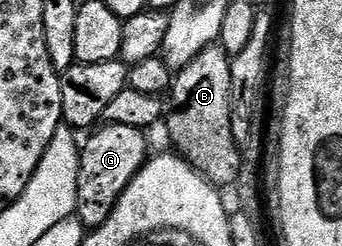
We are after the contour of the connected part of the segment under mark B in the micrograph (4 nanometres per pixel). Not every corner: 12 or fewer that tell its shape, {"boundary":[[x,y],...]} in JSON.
{"boundary":[[205,47],[171,82],[174,152],[216,187],[245,158],[231,59]]}

